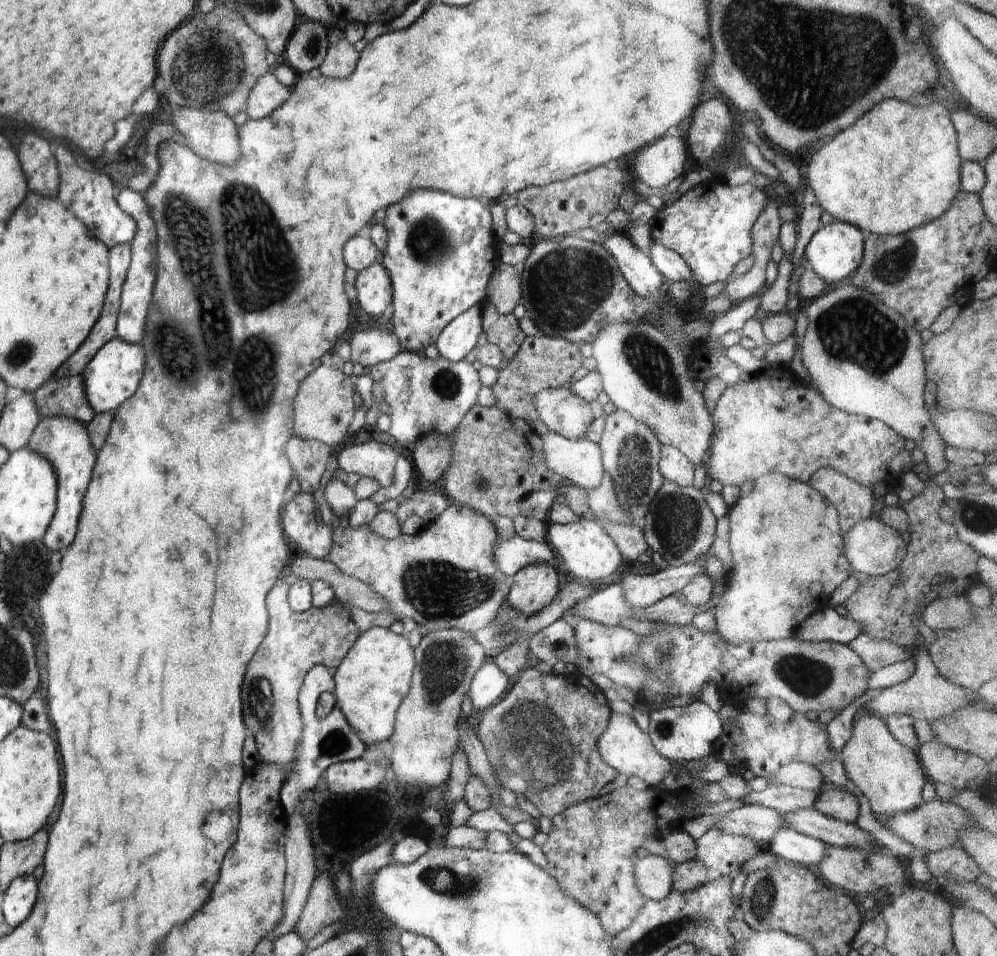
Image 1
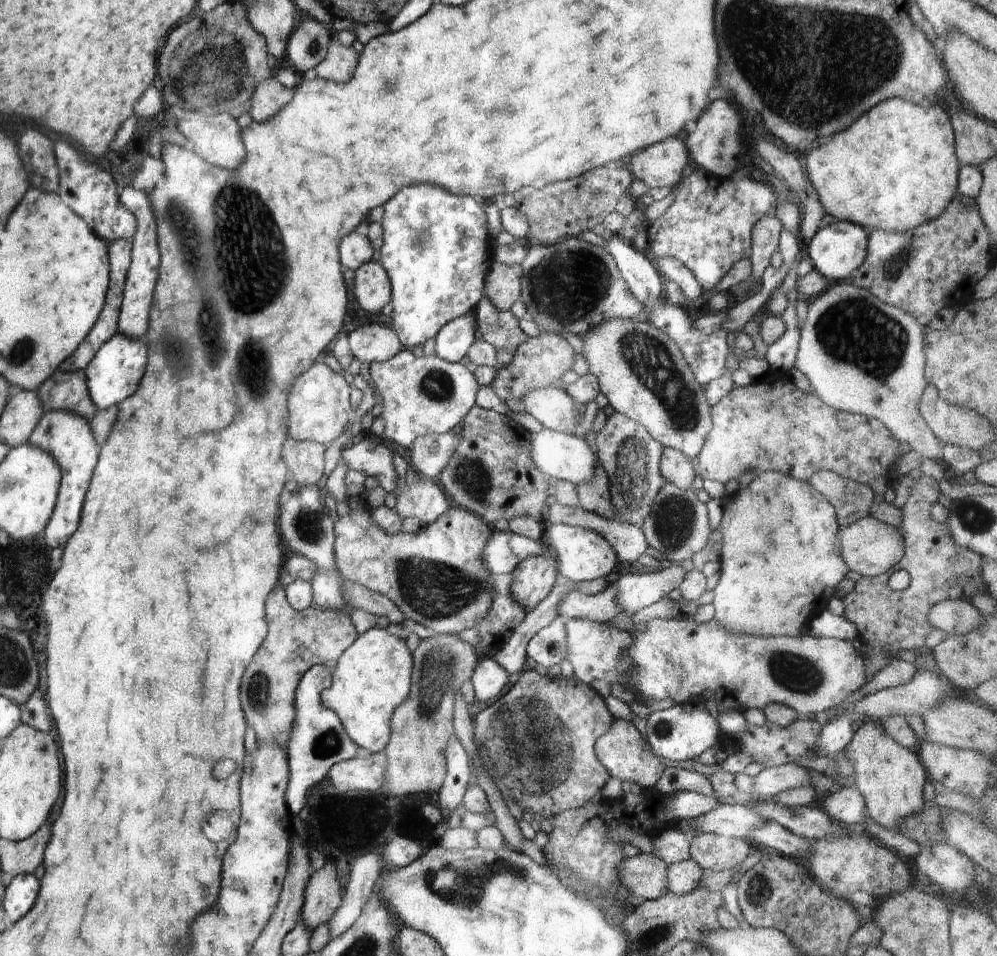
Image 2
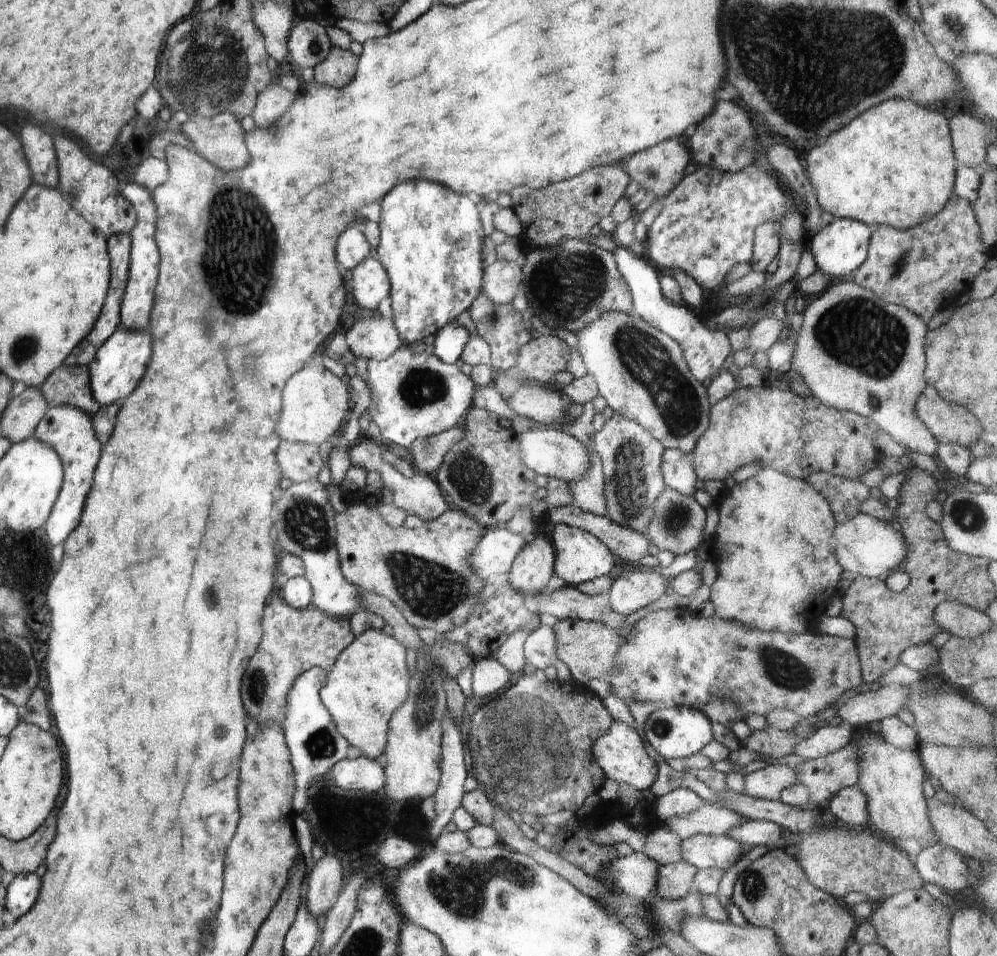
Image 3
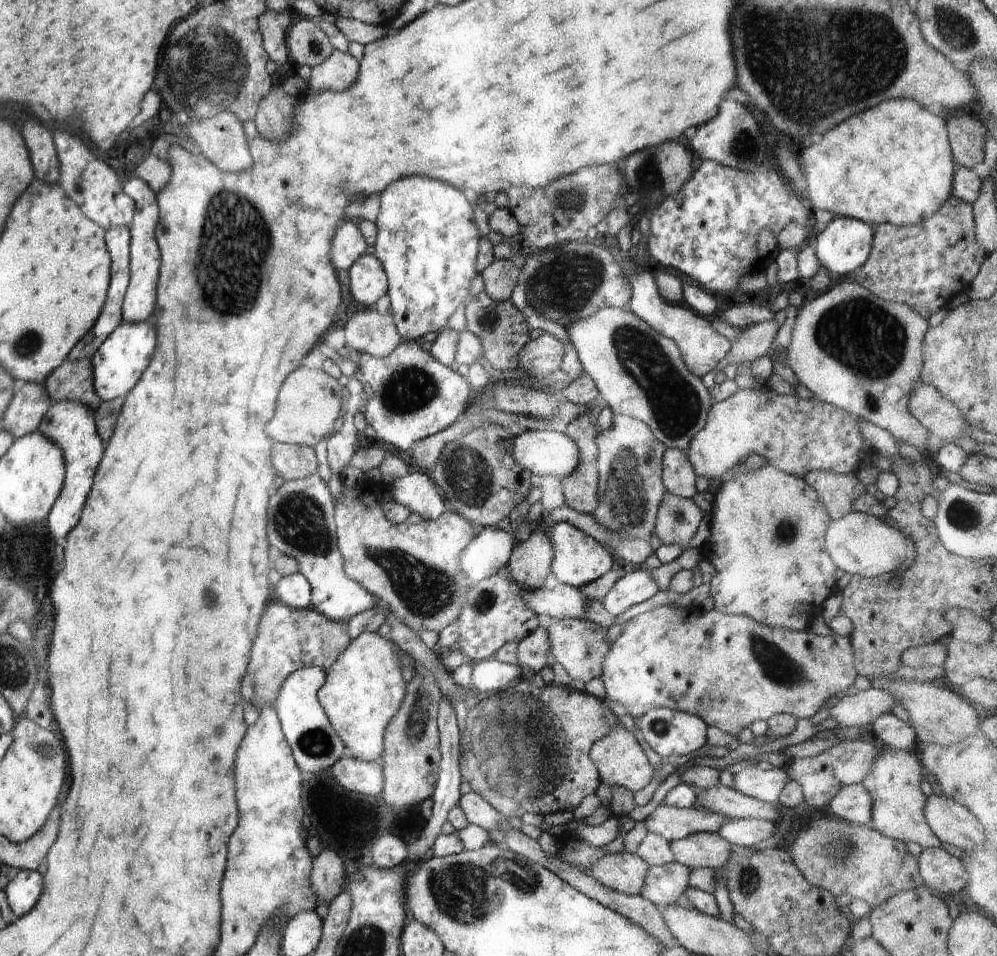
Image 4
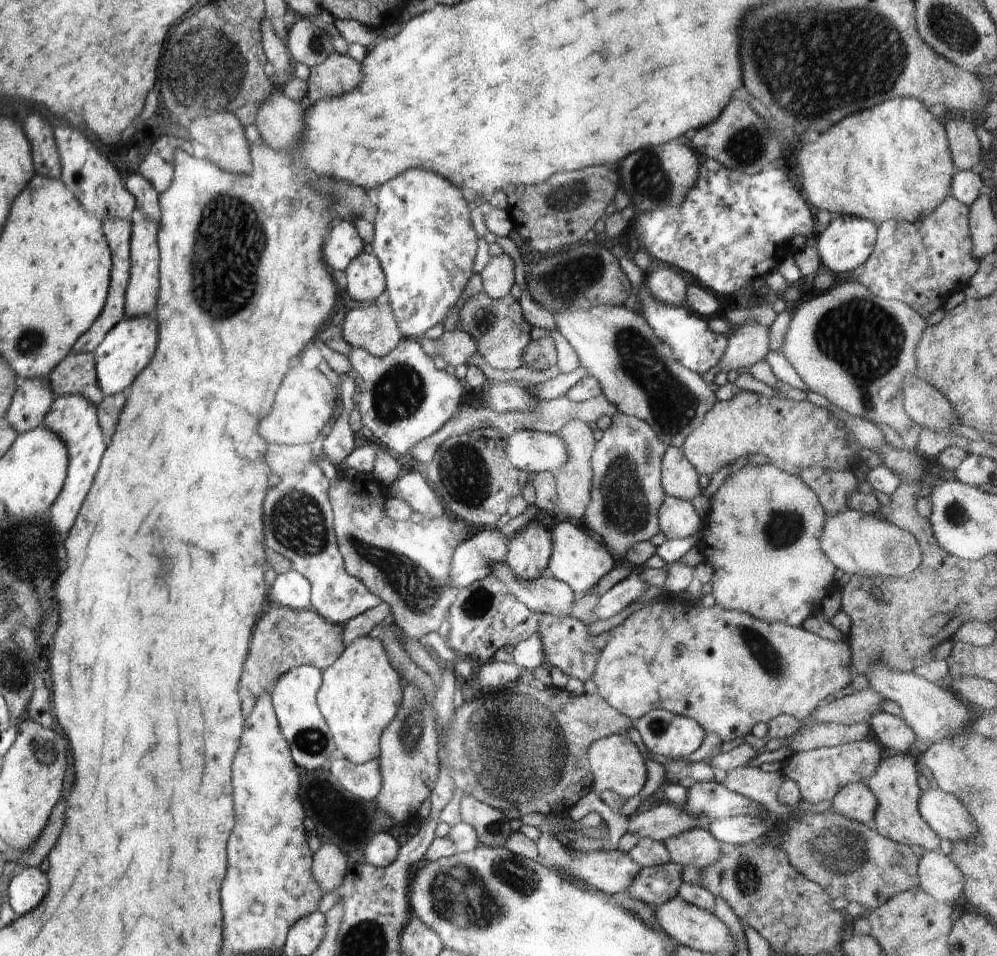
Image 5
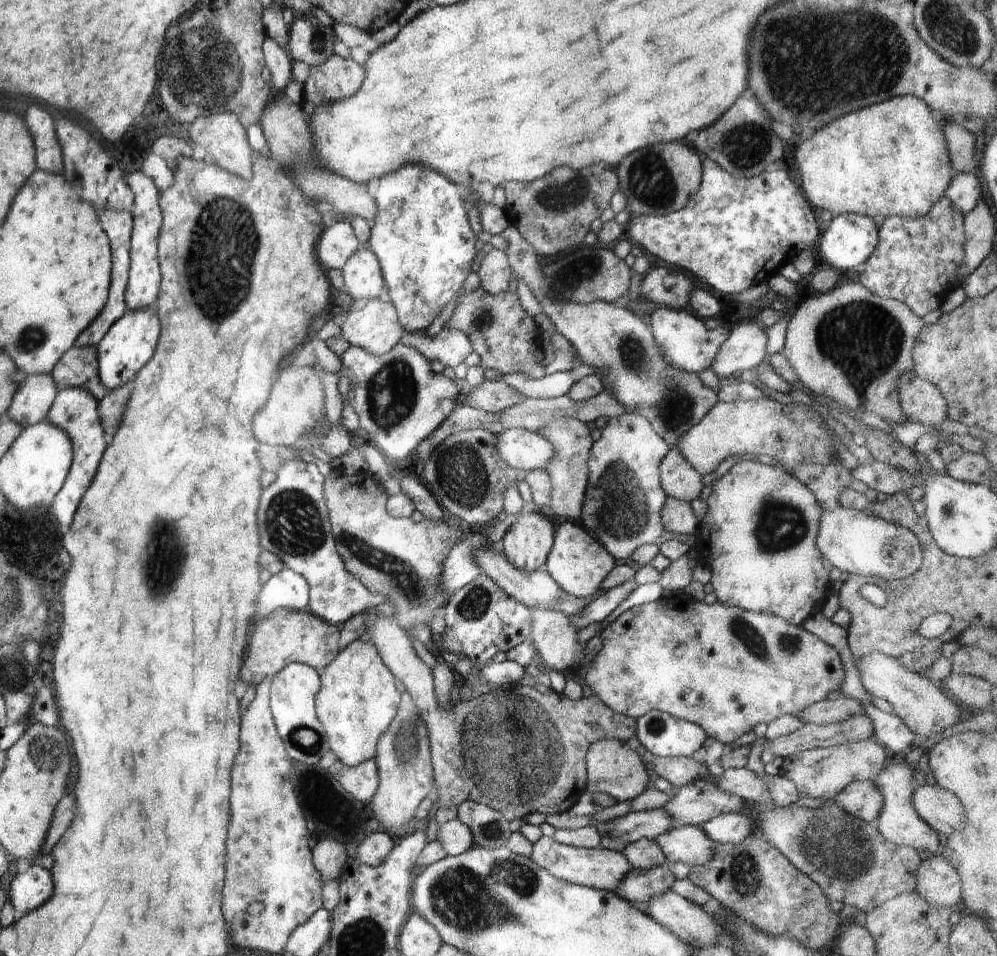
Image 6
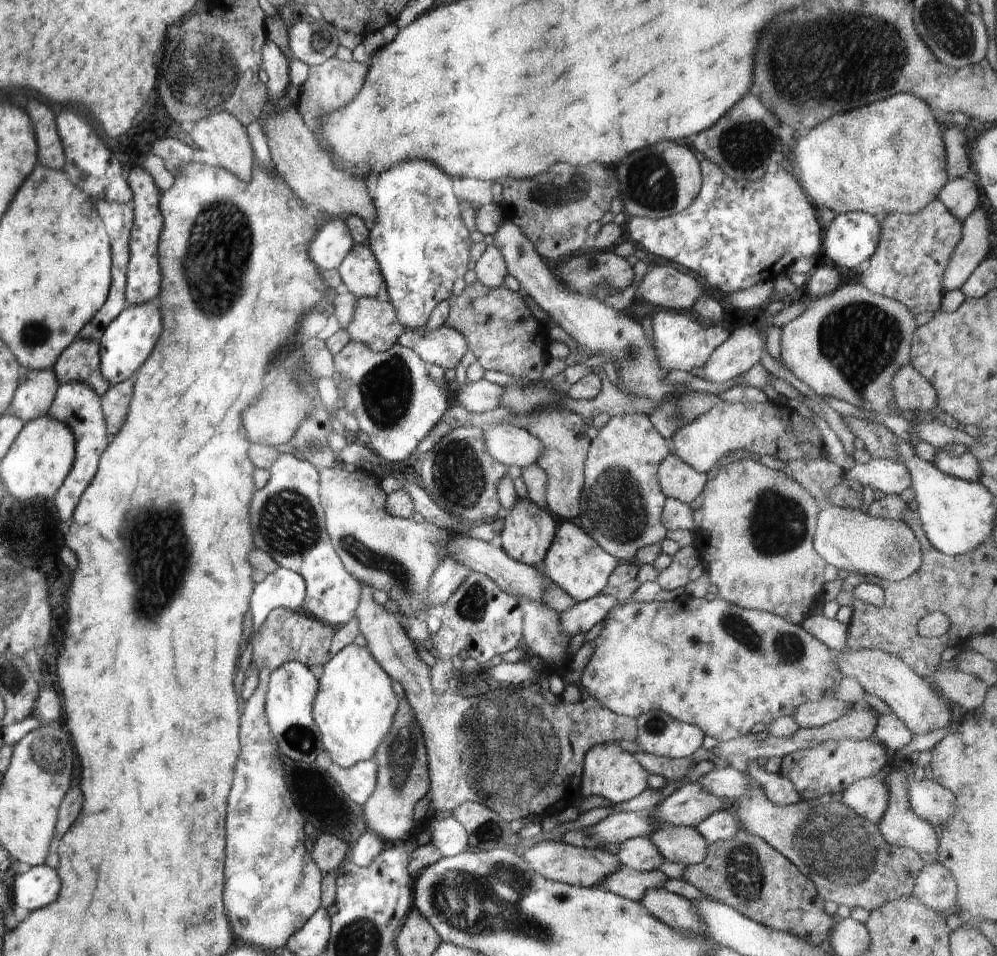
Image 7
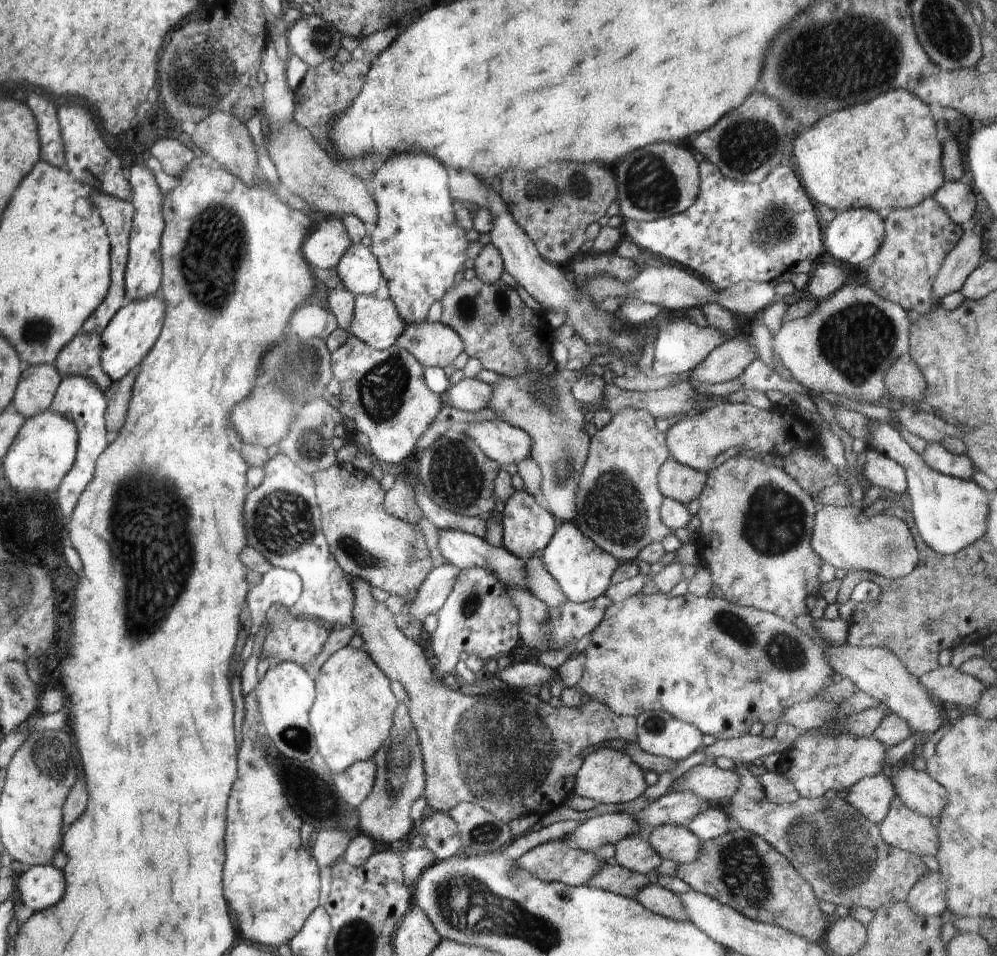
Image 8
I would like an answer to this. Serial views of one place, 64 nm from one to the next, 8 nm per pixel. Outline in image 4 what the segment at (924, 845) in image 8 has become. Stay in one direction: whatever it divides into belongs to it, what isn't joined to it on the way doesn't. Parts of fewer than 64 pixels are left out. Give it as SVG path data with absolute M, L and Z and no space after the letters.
M876 745L876 756L862 786L872 796L872 825L882 836L900 841L904 844L913 842L923 849L940 848L941 841L932 832L926 818L924 806L926 797L922 793L920 784L925 778L925 771L917 757L916 751L896 750L886 745Z

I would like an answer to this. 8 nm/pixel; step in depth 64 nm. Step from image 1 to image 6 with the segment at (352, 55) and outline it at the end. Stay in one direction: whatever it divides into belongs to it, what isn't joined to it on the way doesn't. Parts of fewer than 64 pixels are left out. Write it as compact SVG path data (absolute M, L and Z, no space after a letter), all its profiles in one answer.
M332 55L326 62L310 67L310 78L303 84L301 108L308 117L322 103L343 101L358 92L366 76L366 68L352 59Z

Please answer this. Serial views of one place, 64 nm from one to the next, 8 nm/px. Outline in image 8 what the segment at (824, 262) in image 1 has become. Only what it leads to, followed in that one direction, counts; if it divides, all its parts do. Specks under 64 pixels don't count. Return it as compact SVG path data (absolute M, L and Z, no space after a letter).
M846 210L840 212L836 218L828 224L826 232L823 234L823 244L825 249L840 262L858 266L861 262L875 256L886 236L884 227L884 215L876 210Z

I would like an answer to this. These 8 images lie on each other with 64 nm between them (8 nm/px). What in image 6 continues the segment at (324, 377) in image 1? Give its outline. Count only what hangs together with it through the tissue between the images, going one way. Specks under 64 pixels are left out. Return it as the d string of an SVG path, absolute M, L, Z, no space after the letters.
M316 367L284 368L278 376L266 408L254 416L254 434L260 442L274 446L294 446L325 416L322 375Z

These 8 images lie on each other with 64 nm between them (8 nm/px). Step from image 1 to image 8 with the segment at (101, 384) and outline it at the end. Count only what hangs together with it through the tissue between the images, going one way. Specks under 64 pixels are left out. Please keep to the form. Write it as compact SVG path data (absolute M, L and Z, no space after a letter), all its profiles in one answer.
M158 289L158 292L152 297L129 301L112 317L112 320L101 334L104 343L101 363L105 373L109 375L112 381L120 381L121 378L130 374L132 366L140 364L140 360L152 350L162 330L164 315L163 292Z

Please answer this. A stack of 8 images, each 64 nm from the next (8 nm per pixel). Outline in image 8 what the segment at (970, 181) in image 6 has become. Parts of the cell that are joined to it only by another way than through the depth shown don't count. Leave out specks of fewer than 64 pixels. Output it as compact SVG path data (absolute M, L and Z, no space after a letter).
M947 181L931 197L938 206L942 206L948 214L948 218L961 226L973 218L976 210L976 198L970 186L964 182Z

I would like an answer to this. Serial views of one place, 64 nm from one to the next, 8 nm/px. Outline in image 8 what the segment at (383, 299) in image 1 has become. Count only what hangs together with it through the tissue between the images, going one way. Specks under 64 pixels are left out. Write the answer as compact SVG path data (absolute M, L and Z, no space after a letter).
M351 243L337 264L341 286L356 294L375 295L382 272L369 247Z

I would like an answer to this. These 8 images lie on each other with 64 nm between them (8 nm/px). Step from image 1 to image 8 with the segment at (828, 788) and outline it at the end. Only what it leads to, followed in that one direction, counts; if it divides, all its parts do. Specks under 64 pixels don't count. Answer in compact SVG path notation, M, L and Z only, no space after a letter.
M883 772L856 782L845 793L845 798L870 822L879 826L890 812L895 792L888 773Z

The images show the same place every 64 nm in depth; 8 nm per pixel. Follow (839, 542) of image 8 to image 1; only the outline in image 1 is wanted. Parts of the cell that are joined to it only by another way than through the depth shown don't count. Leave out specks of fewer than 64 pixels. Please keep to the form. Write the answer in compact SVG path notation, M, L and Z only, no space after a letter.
M869 517L858 524L854 524L846 534L842 535L842 552L850 562L853 571L861 572L867 576L884 576L900 566L906 556L906 535L886 526L879 519Z

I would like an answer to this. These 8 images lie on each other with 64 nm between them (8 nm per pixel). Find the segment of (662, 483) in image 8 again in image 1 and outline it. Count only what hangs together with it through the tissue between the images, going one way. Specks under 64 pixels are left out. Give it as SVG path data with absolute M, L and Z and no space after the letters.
M661 446L659 470L666 482L674 482L680 487L693 486L695 468L674 446Z

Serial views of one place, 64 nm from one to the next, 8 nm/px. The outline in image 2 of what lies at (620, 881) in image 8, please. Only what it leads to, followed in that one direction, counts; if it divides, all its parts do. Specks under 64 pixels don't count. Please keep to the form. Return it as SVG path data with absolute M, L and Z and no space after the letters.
M692 859L668 865L666 870L667 892L672 892L676 896L688 894L700 884L702 874L702 868Z

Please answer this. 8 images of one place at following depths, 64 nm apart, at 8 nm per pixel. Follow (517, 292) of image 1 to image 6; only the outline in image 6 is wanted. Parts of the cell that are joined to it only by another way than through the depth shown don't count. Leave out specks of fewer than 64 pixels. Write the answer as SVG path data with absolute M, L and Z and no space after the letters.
M496 248L483 256L476 274L480 278L481 288L489 294L500 294L509 290L508 284L514 278L506 254Z

